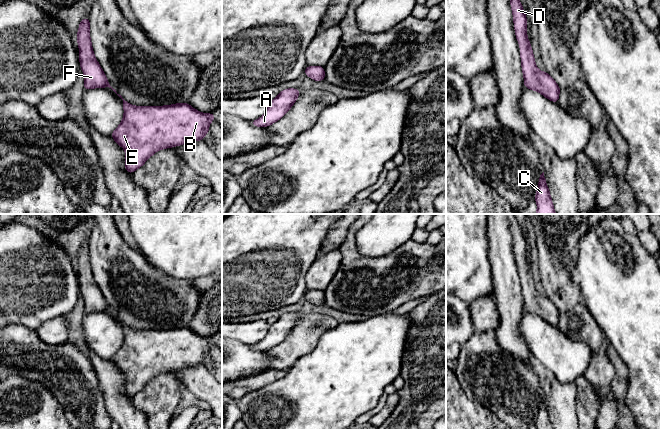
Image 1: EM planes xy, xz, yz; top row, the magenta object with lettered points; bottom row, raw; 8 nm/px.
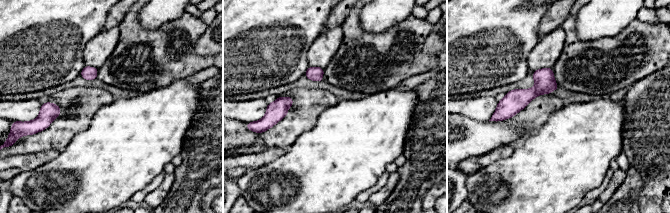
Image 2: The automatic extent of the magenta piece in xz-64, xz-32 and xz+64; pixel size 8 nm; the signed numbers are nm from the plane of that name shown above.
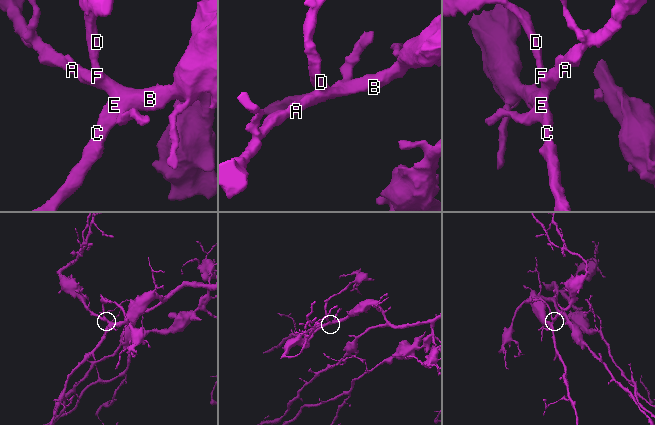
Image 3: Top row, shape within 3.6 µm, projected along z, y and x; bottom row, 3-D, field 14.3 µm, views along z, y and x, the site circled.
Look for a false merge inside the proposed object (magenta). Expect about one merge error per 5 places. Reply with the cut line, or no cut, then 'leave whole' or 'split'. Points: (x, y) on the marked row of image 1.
no cut; leave whole

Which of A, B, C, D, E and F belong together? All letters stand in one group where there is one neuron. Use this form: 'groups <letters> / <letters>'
groups A B C D E F

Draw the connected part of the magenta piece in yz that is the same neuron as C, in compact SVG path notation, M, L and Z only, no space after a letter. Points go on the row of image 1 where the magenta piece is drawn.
M544 172L539 177L539 184L536 191L535 201L537 202L536 214L556 214L550 192L546 184Z

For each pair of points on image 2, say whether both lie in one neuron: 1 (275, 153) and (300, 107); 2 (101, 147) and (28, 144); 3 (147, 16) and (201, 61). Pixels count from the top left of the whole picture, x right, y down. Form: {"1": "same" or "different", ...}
{"1": "different", "2": "different", "3": "different"}

